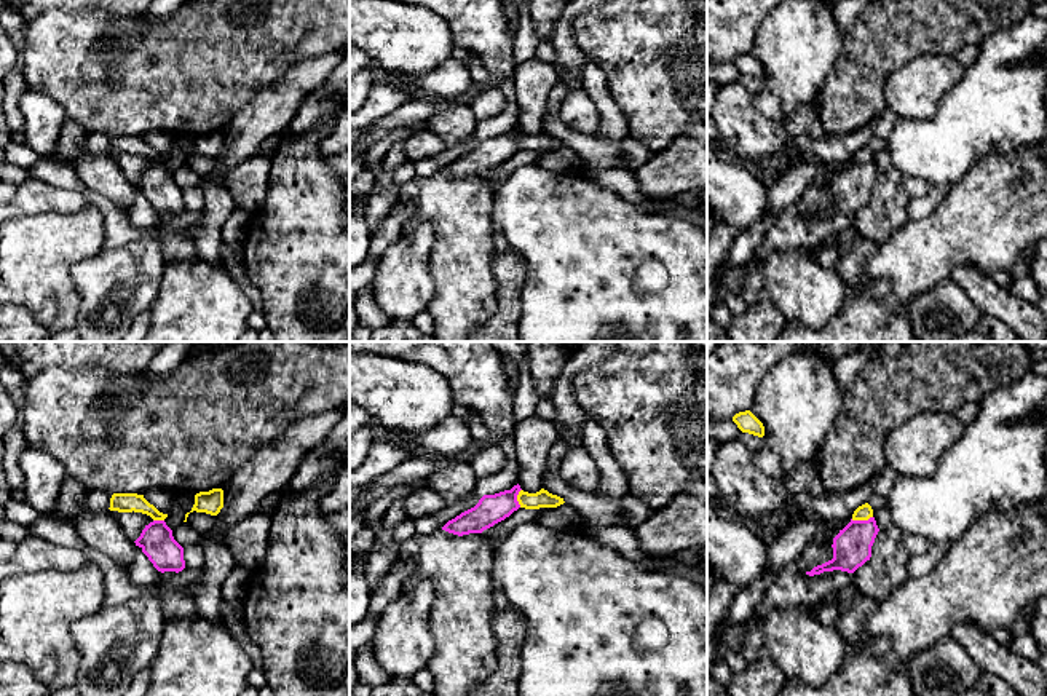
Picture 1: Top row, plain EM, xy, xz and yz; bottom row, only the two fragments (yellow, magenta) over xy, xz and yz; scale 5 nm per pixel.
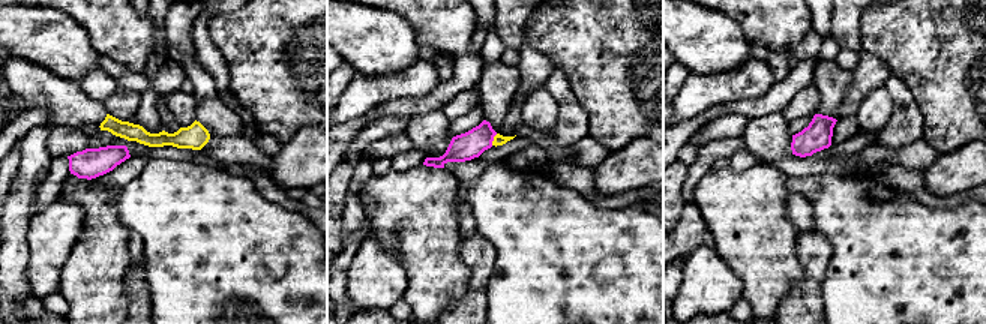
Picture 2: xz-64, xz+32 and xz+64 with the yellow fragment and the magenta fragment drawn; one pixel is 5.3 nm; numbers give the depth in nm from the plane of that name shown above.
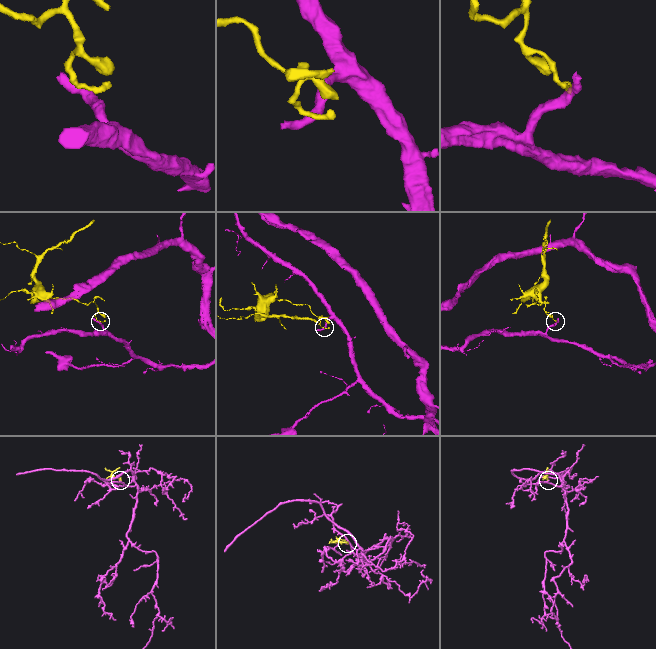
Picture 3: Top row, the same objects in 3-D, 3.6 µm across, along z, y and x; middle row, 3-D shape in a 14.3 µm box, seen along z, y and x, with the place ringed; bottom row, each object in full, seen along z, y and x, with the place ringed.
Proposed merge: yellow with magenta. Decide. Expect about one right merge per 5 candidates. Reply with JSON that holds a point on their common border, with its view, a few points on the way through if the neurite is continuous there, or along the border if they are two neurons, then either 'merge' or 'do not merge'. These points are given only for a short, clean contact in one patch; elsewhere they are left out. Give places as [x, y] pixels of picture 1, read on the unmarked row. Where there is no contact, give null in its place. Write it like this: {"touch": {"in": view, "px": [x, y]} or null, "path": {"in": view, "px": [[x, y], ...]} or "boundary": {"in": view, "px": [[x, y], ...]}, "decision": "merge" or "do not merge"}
{"touch": {"in": "yz", "px": [861, 162]}, "boundary": {"in": "yz", "px": [[872, 158], [867, 162], [851, 162]]}, "decision": "do not merge"}

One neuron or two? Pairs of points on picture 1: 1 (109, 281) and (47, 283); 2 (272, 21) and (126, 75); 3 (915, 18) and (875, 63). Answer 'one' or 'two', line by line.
1: two
2: one
3: one

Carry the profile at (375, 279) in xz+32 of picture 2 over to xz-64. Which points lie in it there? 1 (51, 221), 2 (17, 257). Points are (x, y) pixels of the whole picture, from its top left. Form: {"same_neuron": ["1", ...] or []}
{"same_neuron": ["1"]}

